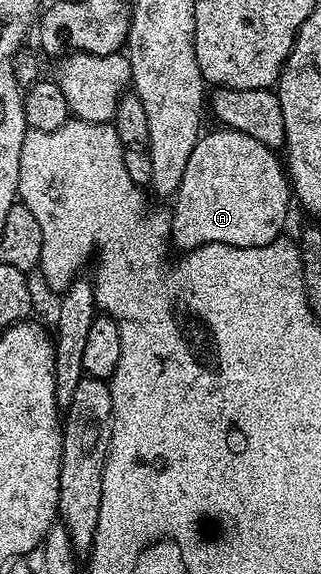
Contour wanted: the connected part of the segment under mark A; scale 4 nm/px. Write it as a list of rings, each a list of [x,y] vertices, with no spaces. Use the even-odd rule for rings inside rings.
[[[218,129],[219,131],[211,131],[200,134],[197,145],[193,145],[193,153],[189,153],[189,161],[185,165],[185,173],[181,173],[181,185],[175,190],[173,196],[173,204],[175,208],[170,208],[169,218],[171,221],[171,237],[170,242],[180,247],[180,252],[186,253],[200,247],[205,243],[224,243],[230,247],[260,247],[261,245],[269,245],[274,239],[280,238],[284,234],[283,226],[287,223],[287,210],[290,209],[291,203],[293,207],[293,192],[289,182],[289,176],[285,170],[285,163],[282,158],[279,159],[272,148],[266,147],[261,141],[257,141],[257,137],[249,137],[249,133],[241,133],[240,131],[232,131],[230,129]]]

